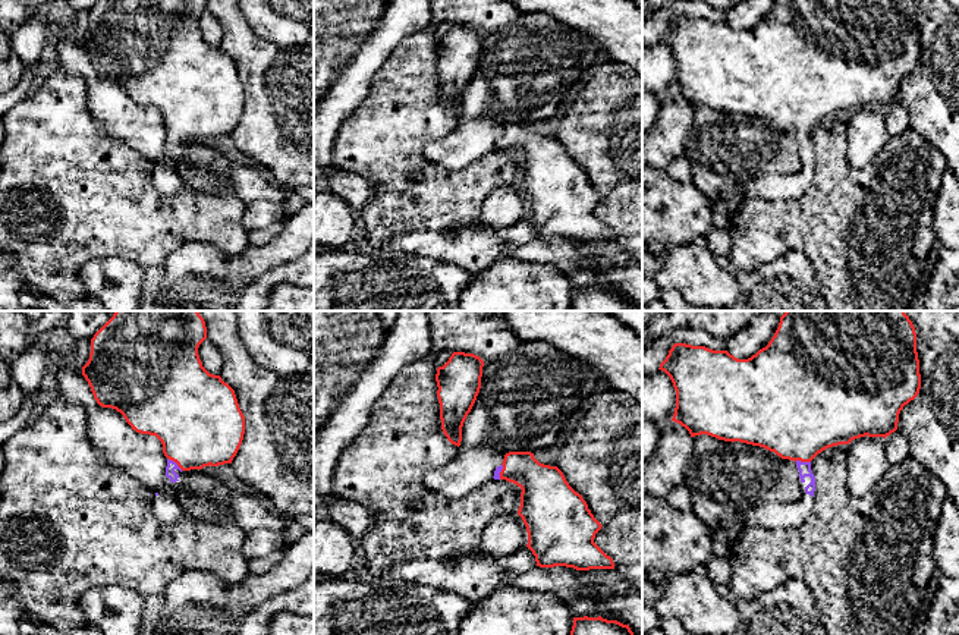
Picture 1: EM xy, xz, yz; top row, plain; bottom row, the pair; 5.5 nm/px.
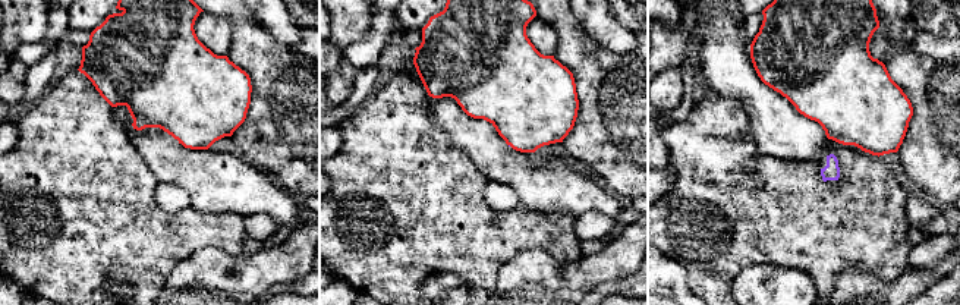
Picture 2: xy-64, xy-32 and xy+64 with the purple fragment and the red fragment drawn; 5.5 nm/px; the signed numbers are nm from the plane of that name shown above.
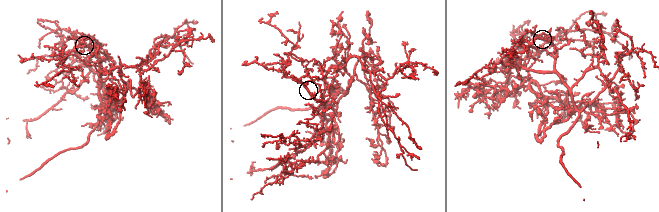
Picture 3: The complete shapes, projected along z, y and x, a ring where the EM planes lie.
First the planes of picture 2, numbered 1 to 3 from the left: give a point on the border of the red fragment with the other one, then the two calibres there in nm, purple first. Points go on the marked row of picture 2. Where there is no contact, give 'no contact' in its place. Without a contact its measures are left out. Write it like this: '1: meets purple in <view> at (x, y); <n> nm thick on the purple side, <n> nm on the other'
1: no contact
2: no contact
3: no contact

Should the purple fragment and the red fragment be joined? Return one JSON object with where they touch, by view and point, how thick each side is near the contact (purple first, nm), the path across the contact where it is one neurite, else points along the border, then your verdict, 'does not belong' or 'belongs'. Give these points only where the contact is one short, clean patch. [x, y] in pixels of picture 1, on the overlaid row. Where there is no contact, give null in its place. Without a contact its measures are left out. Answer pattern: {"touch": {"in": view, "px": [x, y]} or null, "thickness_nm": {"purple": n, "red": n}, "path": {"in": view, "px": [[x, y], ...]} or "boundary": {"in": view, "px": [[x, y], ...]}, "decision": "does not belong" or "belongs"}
{"touch": {"in": "xy", "px": [175, 462]}, "thickness_nm": {"purple": 50, "red": 460}, "path": {"in": "xy", "px": [[172, 465], [175, 462], [200, 424]]}, "decision": "belongs"}

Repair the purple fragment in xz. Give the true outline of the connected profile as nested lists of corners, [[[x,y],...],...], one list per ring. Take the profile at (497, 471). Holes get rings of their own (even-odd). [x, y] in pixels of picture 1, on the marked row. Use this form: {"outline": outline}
{"outline": [[[509,452],[503,463],[496,468],[493,478],[506,480],[522,490],[518,515],[526,526],[526,547],[535,556],[537,566],[566,566],[576,570],[614,569],[613,559],[594,543],[603,525],[557,466],[540,463],[531,452]]]}

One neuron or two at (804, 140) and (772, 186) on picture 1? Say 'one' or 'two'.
one

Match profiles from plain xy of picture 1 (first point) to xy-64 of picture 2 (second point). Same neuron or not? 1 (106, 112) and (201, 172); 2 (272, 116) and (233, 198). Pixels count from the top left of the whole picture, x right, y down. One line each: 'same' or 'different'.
1: same
2: different

